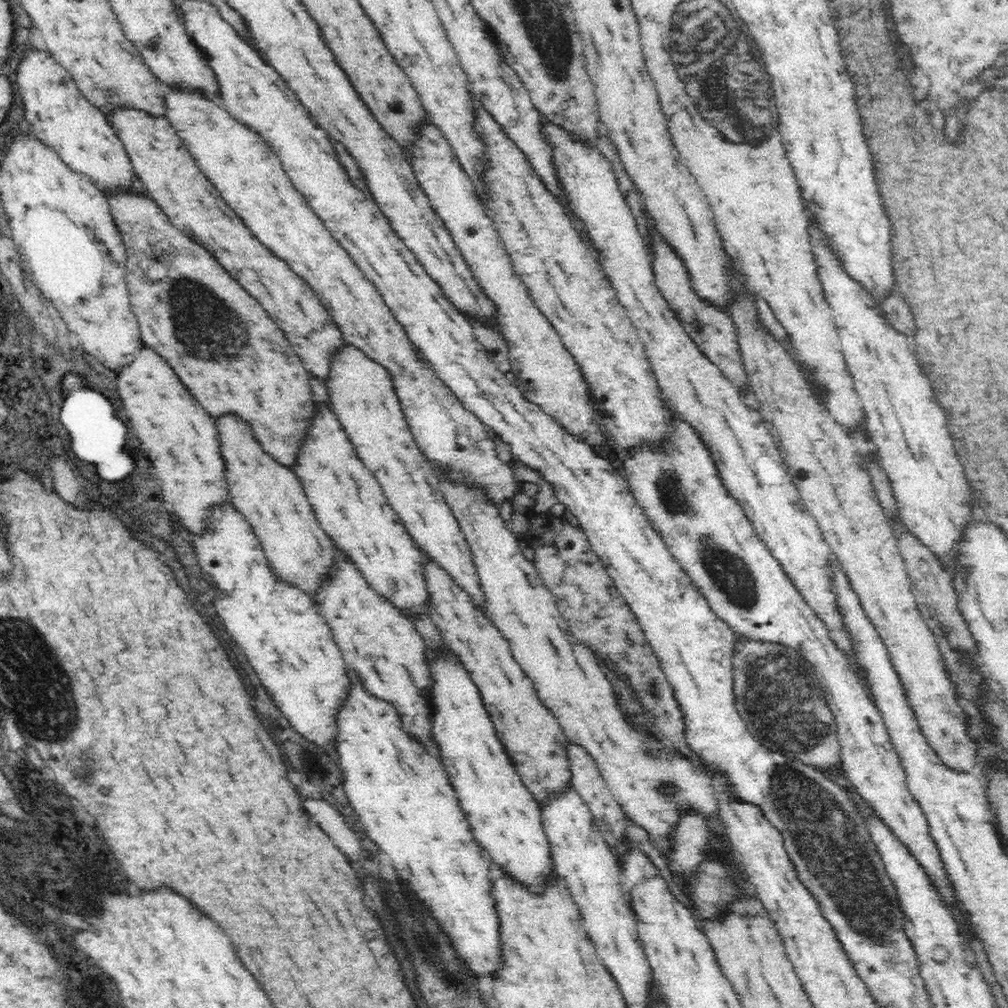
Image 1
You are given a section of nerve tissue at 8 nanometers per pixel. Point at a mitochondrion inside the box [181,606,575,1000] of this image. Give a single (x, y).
(423, 946)

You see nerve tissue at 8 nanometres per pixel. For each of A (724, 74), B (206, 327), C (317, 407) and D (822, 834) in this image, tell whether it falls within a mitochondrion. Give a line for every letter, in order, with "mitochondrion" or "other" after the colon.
A: mitochondrion
B: mitochondrion
C: other
D: mitochondrion

